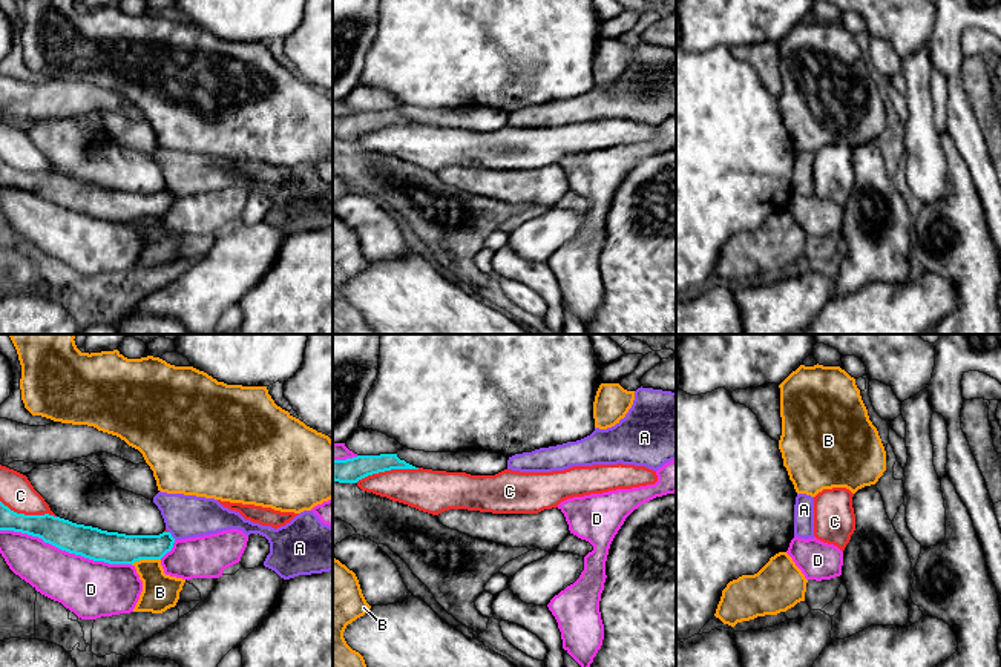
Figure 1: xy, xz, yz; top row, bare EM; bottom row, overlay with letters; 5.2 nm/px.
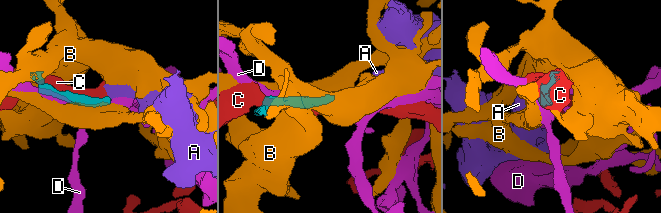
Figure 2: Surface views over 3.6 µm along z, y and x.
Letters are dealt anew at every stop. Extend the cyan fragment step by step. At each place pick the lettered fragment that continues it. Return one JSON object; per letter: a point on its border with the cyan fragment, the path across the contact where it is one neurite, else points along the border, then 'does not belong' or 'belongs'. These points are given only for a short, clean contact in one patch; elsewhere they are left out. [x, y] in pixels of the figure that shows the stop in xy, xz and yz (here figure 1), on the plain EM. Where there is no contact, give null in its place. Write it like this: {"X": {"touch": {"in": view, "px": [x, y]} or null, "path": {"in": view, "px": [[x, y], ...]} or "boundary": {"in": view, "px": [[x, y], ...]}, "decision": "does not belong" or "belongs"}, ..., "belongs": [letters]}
{"A": {"touch": {"in": "xy", "px": [170, 192]}, "boundary": {"in": "xy", "px": [[169, 187], [175, 195]]}, "decision": "does not belong"}, "B": {"touch": {"in": "xy", "px": [146, 215]}, "decision": "does not belong"}, "C": {"touch": {"in": "xz", "px": [387, 126]}, "decision": "does not belong"}, "D": {"touch": {"in": "xy", "px": [66, 207]}, "decision": "does not belong"}, "belongs": []}

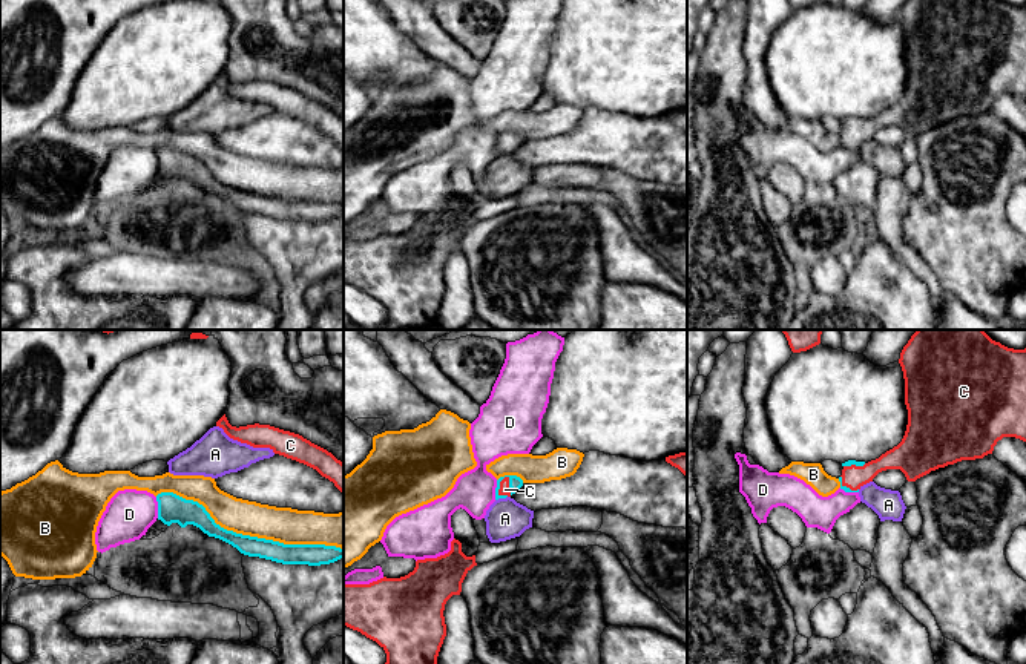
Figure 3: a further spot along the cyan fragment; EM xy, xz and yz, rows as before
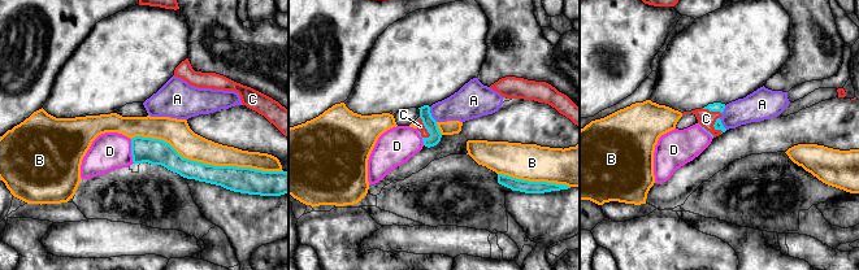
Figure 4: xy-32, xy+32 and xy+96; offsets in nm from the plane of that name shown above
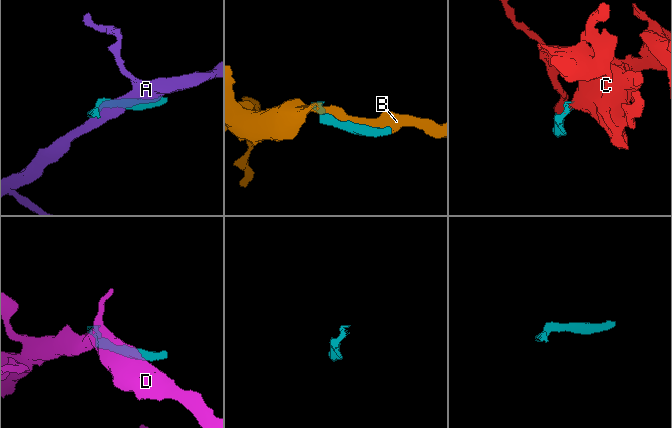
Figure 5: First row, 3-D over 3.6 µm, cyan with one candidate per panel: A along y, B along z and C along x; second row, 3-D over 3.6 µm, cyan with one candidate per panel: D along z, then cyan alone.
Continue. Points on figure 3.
{"A": {"touch": {"in": "xz", "px": [500, 154]}, "boundary": {"in": "xz", "px": [[506, 152], [496, 157]]}, "decision": "does not belong"}, "B": {"touch": {"in": "xy", "px": [247, 192]}, "decision": "does not belong"}, "C": {"touch": {"in": "xz", "px": [499, 141]}, "path": {"in": "xz", "px": [[516, 140], [505, 134], [499, 141], [505, 146]]}, "decision": "belongs"}, "D": {"touch": {"in": "xy", "px": [158, 164]}, "boundary": {"in": "xy", "px": [[155, 154], [158, 174]]}, "decision": "does not belong"}, "belongs": ["C"]}

